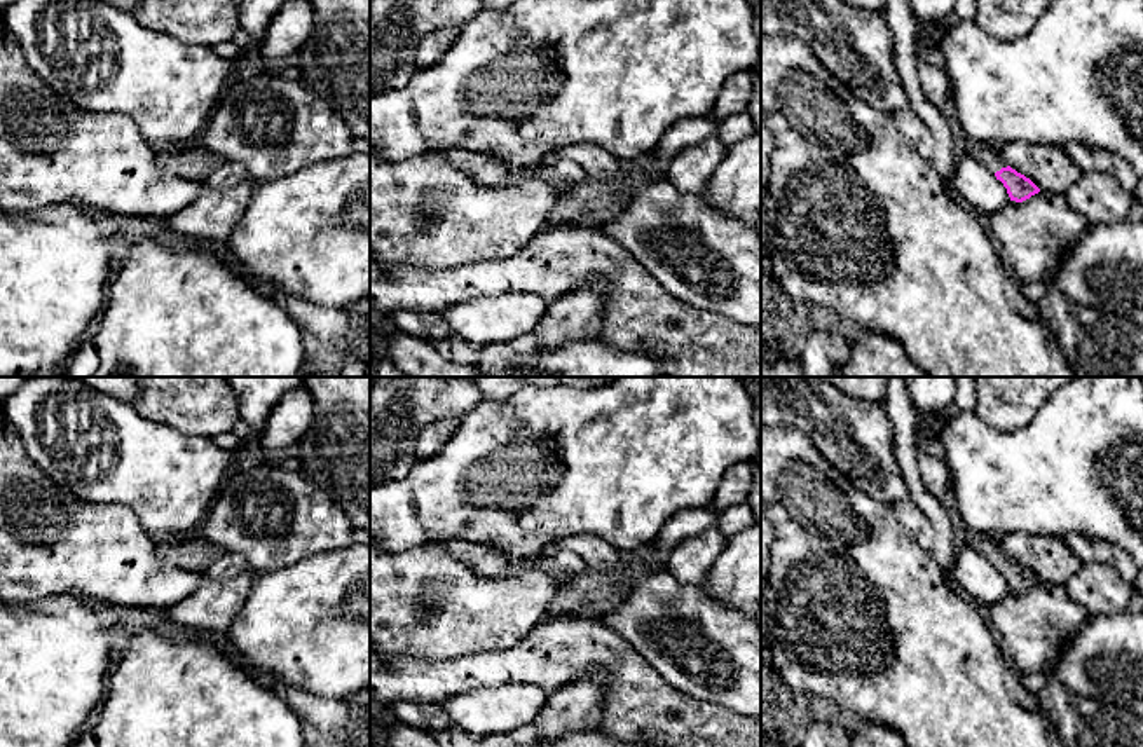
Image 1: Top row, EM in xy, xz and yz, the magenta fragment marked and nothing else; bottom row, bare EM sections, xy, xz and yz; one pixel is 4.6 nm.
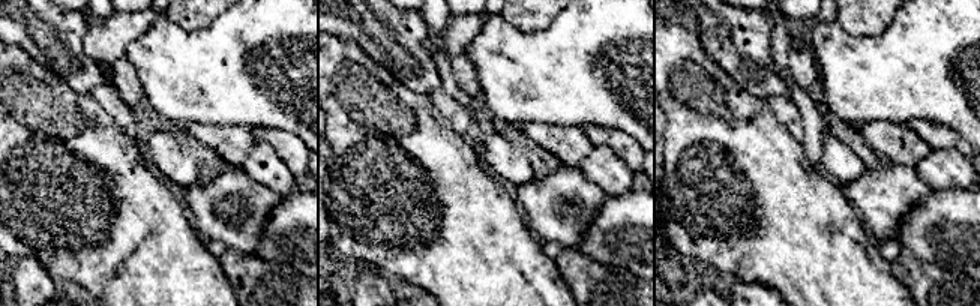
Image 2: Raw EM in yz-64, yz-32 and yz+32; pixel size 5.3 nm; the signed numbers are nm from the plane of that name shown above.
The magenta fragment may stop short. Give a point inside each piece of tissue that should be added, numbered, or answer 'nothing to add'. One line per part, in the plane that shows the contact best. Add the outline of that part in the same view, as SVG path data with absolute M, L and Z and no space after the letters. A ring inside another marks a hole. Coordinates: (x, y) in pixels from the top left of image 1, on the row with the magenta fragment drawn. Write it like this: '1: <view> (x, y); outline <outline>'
1: yz (988, 156); outline M962 140L960 141L960 152L970 155L977 162L981 162L984 168L988 168L993 175L1000 171L1002 168L1007 168L1009 164L1003 161L996 147L984 145L975 140Z

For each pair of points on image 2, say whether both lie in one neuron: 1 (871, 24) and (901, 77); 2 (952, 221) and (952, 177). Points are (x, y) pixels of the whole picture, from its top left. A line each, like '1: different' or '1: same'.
1: different
2: different

